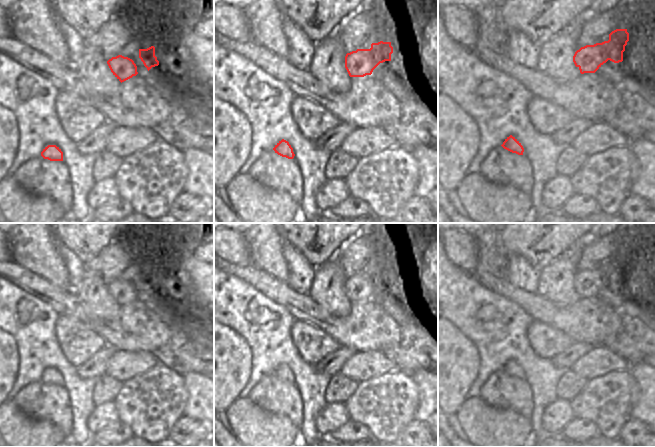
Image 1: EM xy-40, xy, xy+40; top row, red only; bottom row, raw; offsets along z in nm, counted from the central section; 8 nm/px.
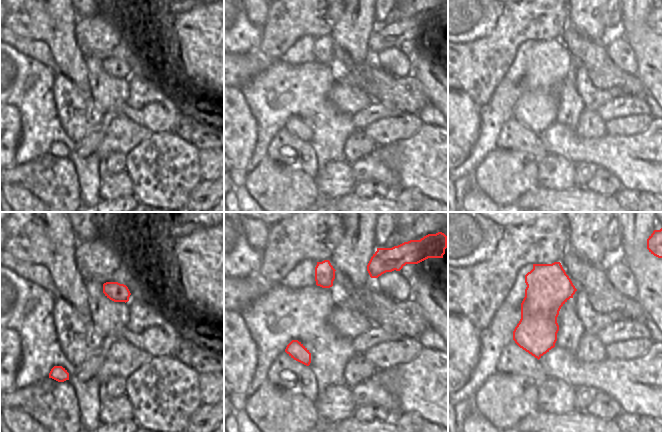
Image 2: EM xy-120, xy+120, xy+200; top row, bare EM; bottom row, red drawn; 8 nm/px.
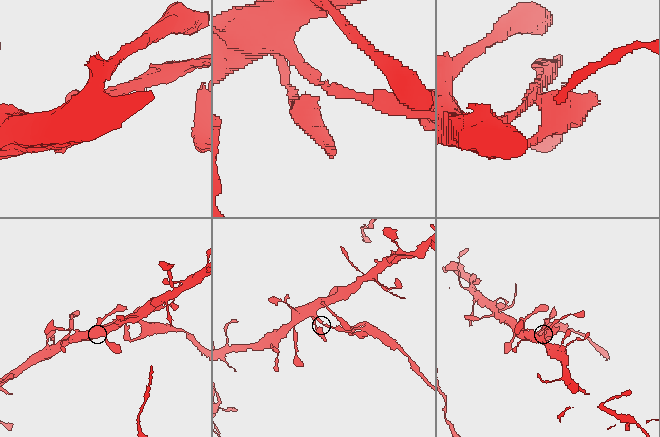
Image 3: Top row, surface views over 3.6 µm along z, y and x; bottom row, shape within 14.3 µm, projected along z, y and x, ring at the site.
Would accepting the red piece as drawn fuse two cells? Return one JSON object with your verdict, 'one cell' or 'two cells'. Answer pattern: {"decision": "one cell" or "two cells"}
{"decision": "two cells"}

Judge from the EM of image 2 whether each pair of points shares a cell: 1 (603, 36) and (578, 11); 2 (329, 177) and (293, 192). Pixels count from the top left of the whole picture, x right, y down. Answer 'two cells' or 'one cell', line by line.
1: one cell
2: two cells

